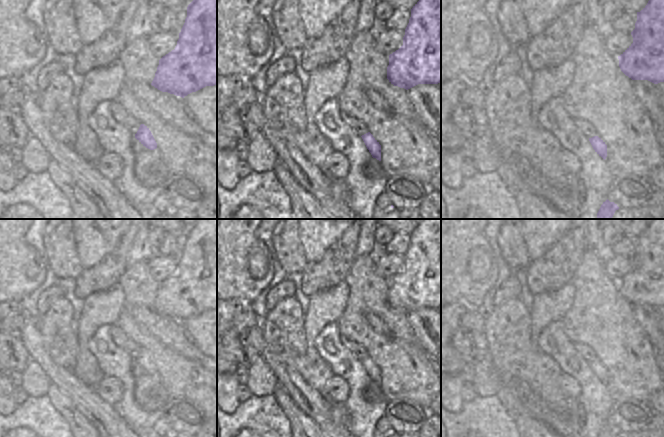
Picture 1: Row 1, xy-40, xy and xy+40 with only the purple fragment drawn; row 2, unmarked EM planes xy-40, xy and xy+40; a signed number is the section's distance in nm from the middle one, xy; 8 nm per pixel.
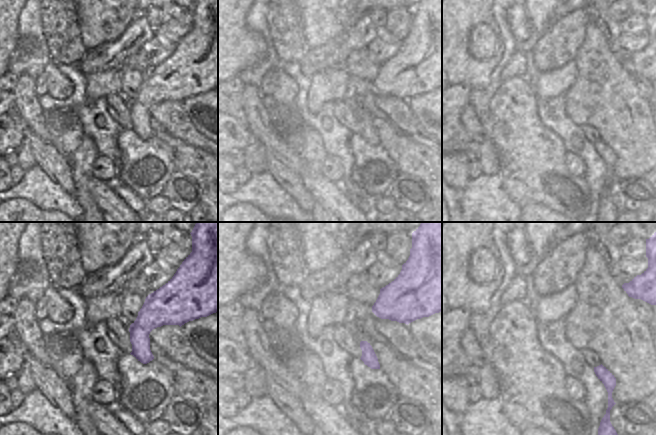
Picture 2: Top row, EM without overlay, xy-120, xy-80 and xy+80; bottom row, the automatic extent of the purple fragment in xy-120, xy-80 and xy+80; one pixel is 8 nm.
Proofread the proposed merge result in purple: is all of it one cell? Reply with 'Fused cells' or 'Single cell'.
Single cell.

